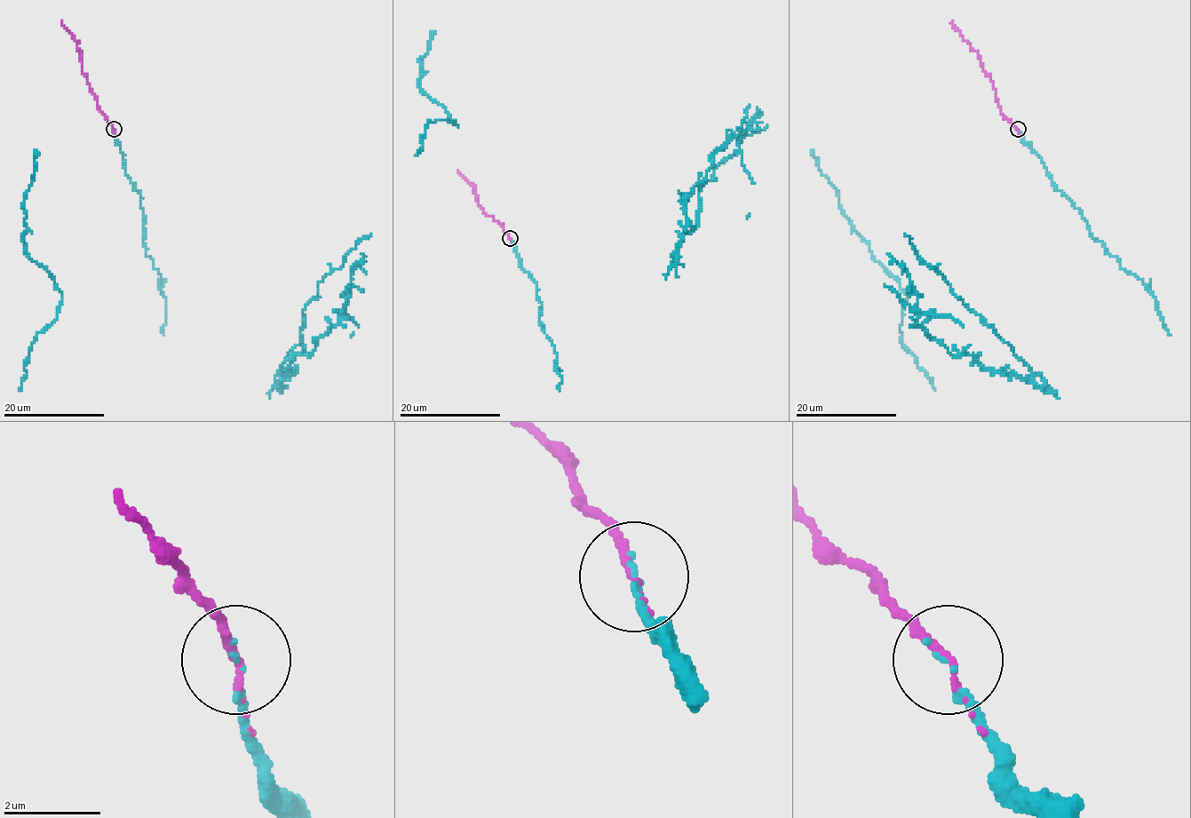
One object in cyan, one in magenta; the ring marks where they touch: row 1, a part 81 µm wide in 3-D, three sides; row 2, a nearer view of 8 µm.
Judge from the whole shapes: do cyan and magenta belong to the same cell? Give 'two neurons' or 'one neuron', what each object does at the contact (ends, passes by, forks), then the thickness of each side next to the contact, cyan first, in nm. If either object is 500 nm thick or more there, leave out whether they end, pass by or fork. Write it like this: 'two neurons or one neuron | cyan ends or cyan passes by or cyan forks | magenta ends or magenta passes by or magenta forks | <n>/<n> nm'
one neuron | cyan ends | magenta ends | 90/200 nm

